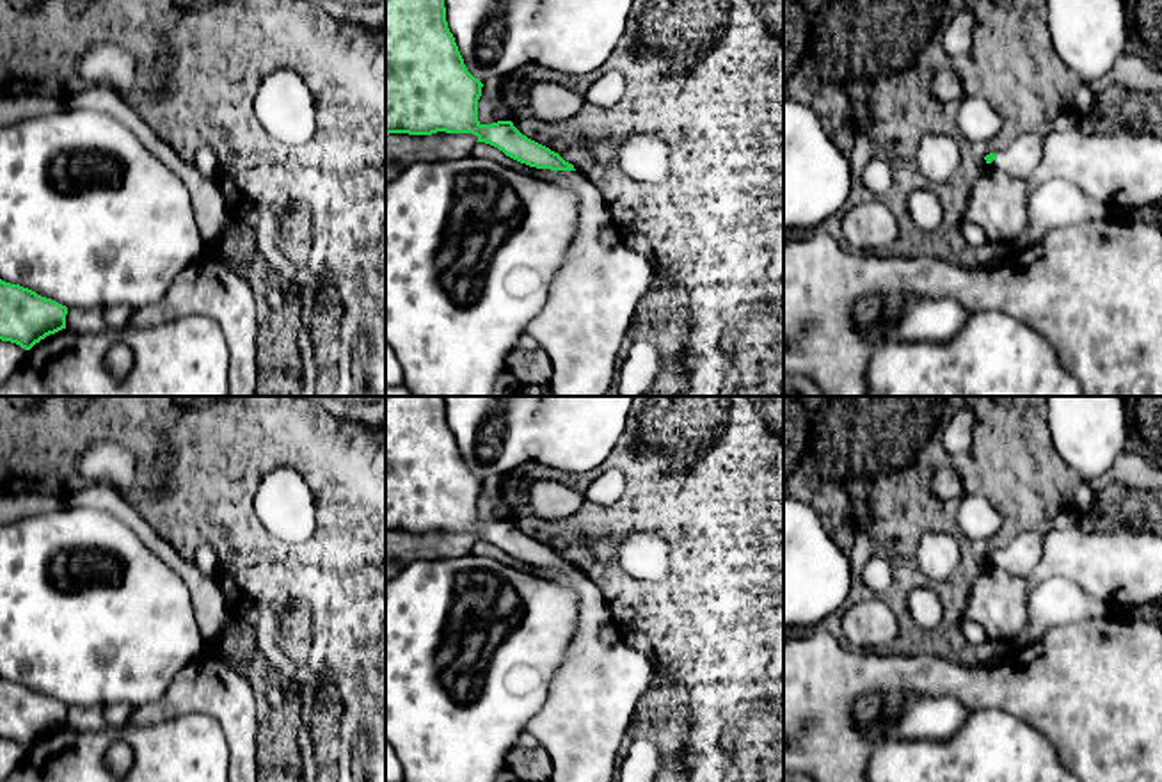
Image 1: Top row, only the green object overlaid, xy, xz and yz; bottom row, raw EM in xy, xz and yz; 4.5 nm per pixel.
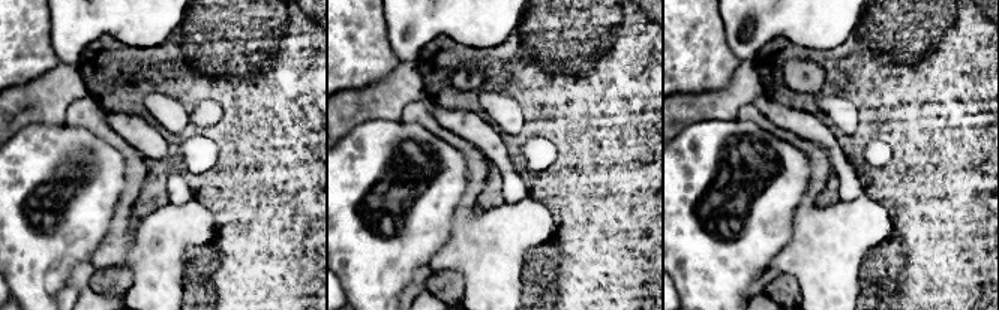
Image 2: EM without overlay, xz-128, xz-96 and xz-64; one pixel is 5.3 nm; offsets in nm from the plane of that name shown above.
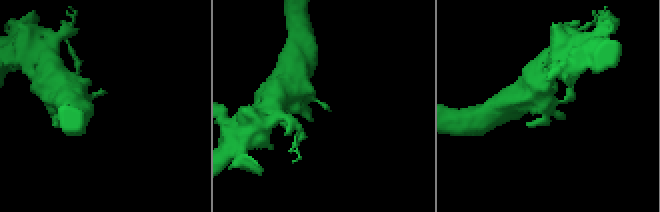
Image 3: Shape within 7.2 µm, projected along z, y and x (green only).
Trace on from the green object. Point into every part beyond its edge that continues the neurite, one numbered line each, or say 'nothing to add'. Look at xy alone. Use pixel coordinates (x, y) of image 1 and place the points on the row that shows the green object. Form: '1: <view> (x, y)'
nothing to add

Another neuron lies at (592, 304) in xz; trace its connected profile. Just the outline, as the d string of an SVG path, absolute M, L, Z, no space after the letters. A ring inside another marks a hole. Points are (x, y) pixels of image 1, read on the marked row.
M476 142L471 155L556 183L577 196L577 227L572 249L553 277L549 297L528 323L526 334L535 338L549 357L553 373L547 387L554 396L604 396L617 384L624 338L638 331L641 318L638 304L657 284L656 267L625 243L611 249L601 243L601 229L615 222L613 208L583 172L529 167L485 142Z

